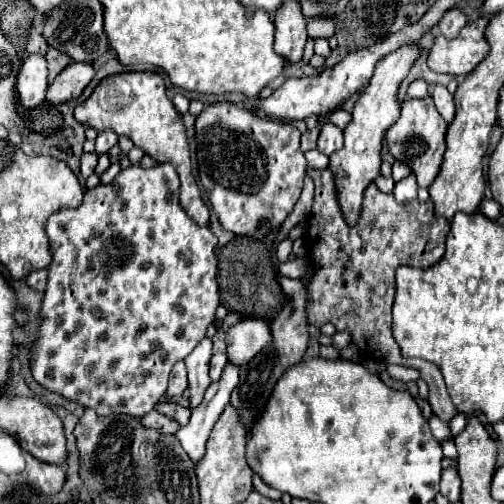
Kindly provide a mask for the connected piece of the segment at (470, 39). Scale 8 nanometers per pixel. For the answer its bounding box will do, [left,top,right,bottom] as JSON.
[429,17,489,77]

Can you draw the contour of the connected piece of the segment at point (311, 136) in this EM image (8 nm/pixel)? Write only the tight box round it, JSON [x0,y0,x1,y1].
[301,121,321,151]

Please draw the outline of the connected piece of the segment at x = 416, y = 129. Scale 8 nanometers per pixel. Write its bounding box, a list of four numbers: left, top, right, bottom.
[385,97,447,187]

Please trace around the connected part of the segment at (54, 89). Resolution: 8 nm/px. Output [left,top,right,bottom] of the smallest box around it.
[47,63,95,103]

